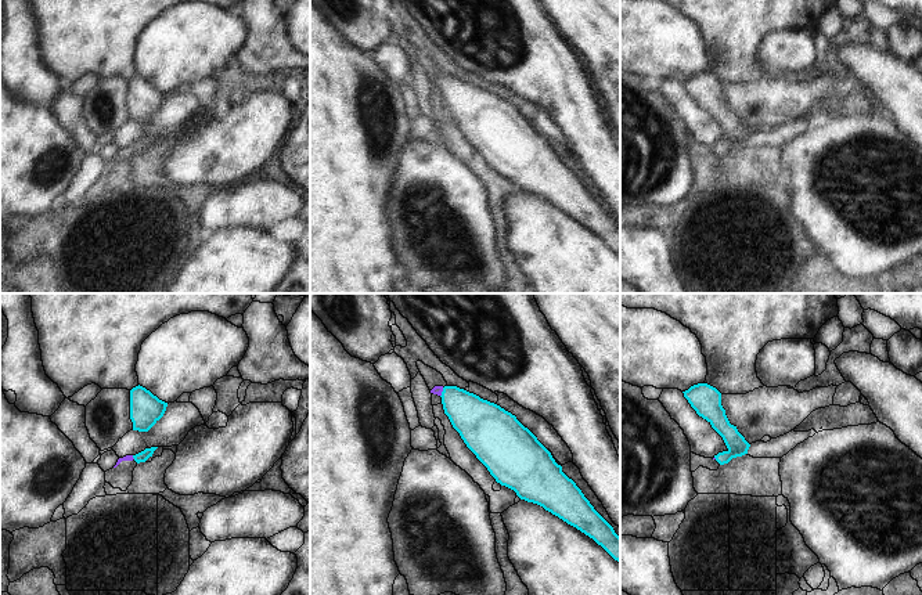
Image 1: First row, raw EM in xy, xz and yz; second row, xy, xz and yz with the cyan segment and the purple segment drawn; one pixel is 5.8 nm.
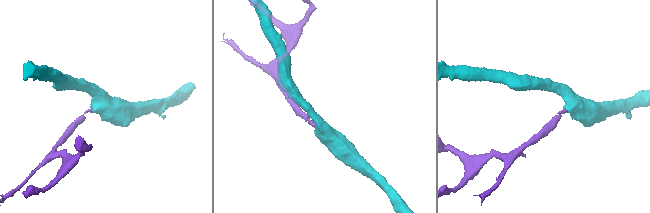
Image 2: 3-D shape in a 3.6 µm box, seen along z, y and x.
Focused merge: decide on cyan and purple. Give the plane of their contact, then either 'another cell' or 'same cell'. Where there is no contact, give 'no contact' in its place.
xz | same cell

